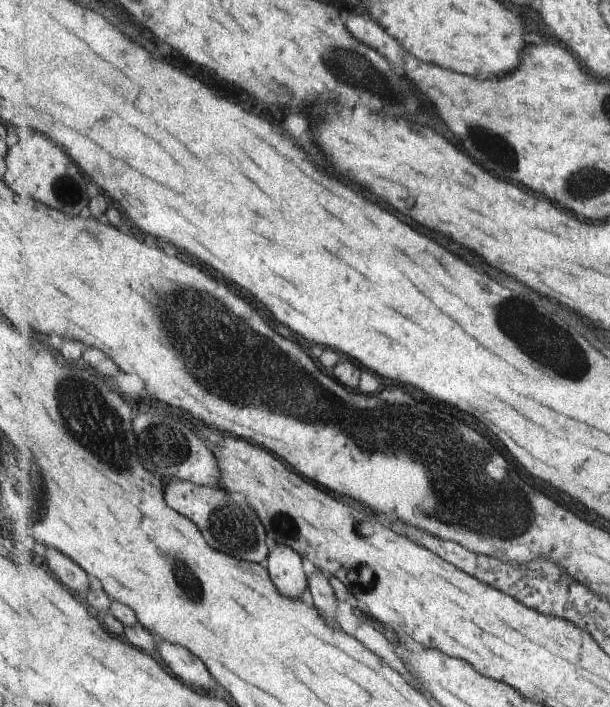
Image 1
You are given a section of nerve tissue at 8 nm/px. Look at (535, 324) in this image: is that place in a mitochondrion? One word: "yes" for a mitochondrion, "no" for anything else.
yes

